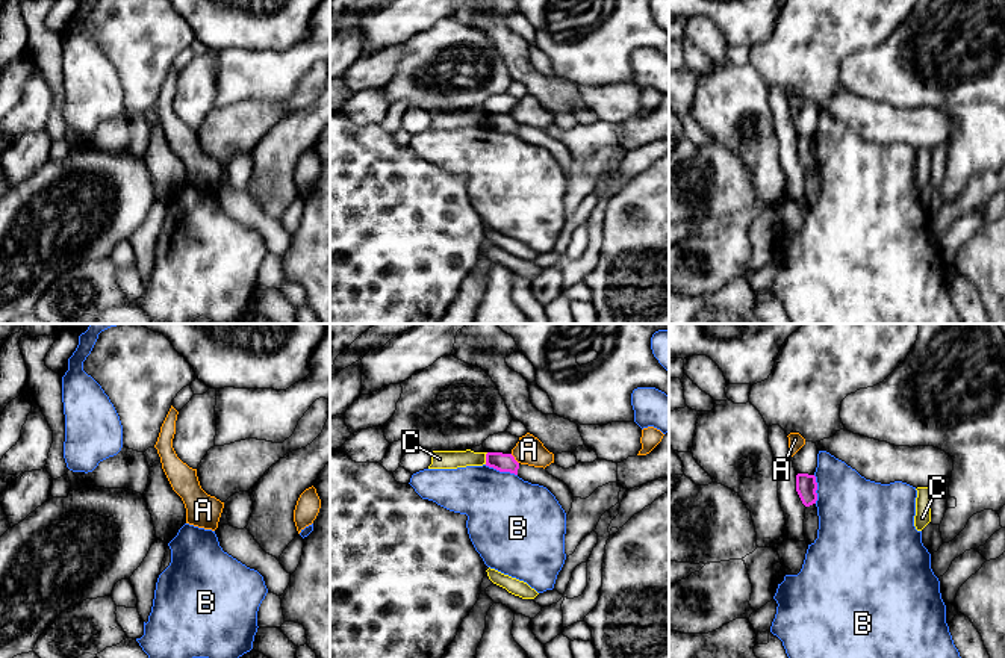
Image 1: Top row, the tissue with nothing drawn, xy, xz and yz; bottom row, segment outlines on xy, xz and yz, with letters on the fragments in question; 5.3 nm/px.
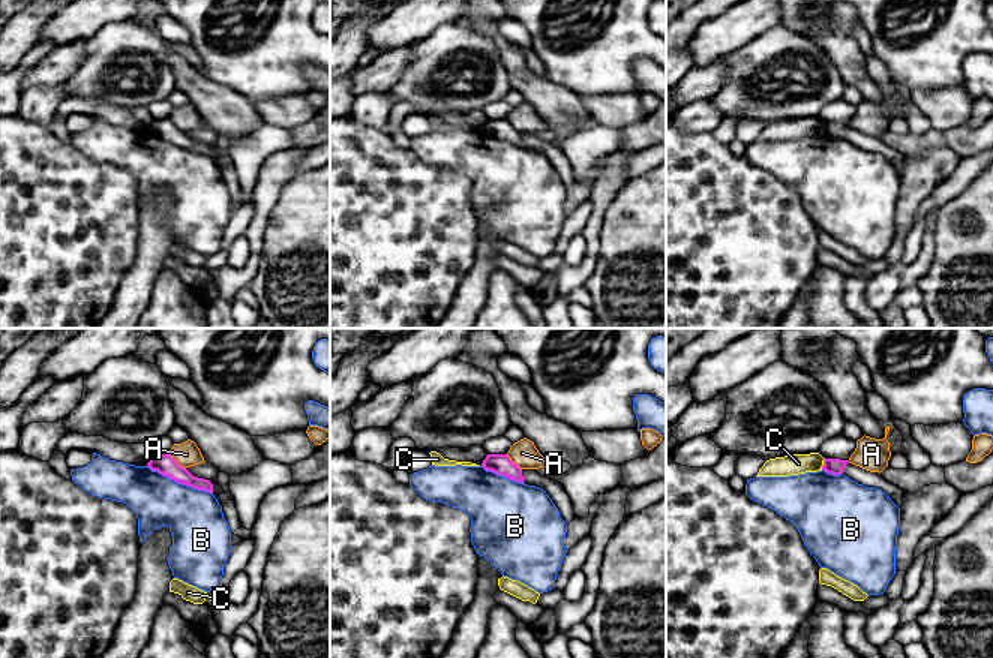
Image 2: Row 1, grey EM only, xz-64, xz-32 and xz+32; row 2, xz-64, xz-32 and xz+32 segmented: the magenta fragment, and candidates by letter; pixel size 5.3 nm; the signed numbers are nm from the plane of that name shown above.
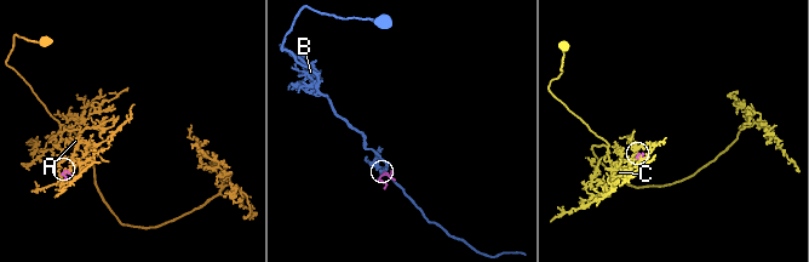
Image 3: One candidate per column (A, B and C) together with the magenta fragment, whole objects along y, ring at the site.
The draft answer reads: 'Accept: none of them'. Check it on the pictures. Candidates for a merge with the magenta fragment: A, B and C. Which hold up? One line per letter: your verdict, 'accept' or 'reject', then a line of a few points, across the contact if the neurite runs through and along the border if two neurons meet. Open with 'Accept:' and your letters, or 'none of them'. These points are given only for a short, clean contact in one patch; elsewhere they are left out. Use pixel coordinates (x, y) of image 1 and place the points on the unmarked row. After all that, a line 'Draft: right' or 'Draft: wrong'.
Accept: none of them
A: reject
B: reject
C: reject | xz (488, 114), (485, 124)
Draft: right

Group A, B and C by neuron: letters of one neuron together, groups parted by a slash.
A / B / C

